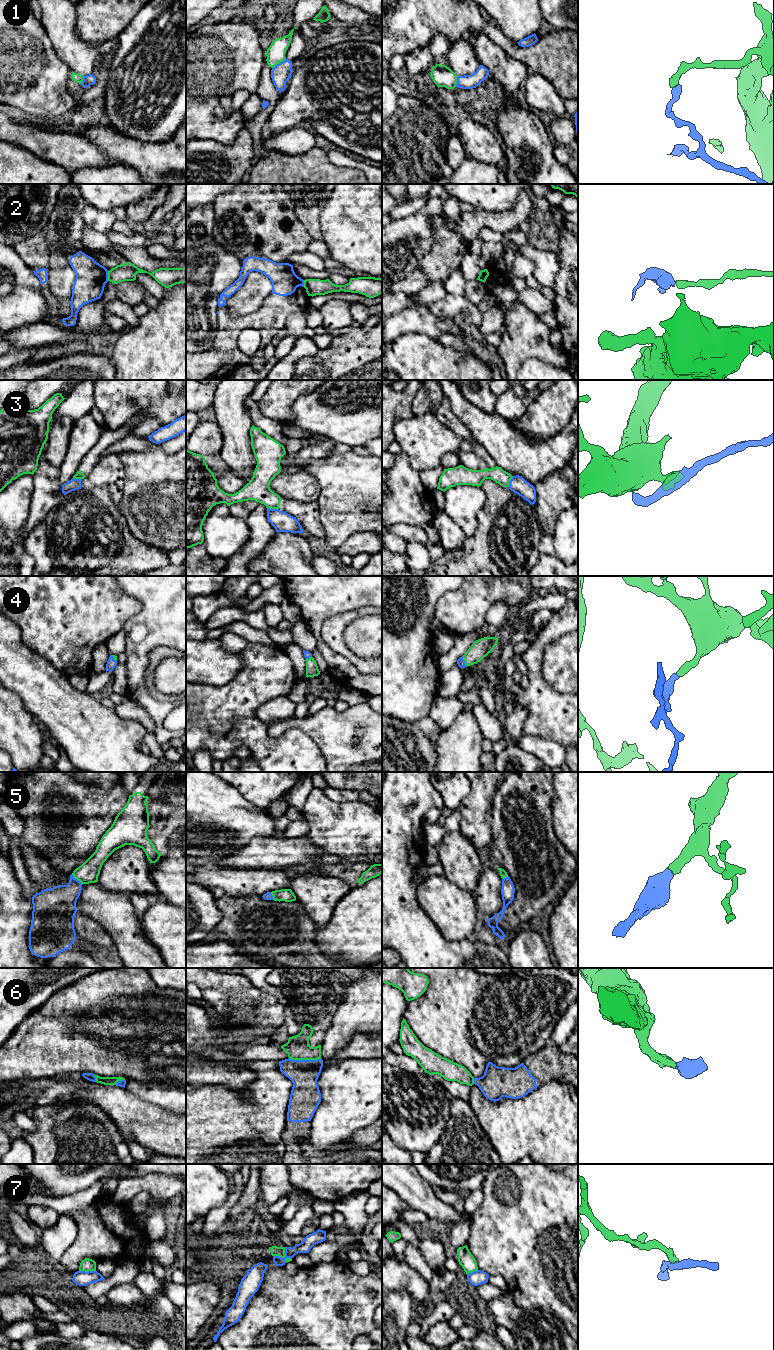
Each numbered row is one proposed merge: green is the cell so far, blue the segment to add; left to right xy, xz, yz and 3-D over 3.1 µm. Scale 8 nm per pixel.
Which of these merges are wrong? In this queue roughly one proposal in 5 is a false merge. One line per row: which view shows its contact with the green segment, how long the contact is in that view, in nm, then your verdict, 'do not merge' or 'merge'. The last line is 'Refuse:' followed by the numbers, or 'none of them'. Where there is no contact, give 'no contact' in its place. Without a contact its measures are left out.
1: contact in xz; length 140 nm; do not merge
2: contact in xy; length 80 nm; do not merge
3: contact in xz; length 90 nm; do not merge
4: contact in yz; length 90 nm; merge
5: contact in xy; length 120 nm; merge
6: contact in xz; length 260 nm; merge
7: contact in xz; length 160 nm; do not merge
Refuse: 1, 2, 3, 7

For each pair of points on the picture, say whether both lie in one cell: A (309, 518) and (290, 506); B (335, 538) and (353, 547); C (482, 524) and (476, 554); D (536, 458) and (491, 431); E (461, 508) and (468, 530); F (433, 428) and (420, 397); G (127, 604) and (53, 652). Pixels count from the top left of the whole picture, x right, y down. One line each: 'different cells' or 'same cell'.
A: same cell
B: different cells
C: same cell
D: same cell
E: same cell
F: different cells
G: same cell

